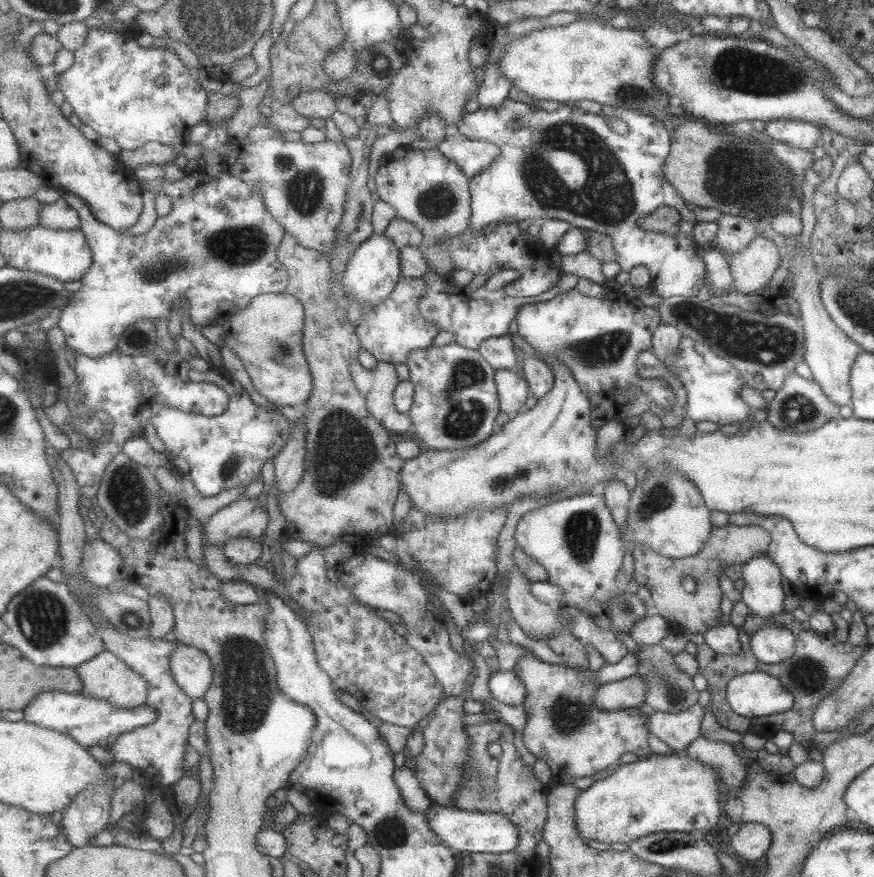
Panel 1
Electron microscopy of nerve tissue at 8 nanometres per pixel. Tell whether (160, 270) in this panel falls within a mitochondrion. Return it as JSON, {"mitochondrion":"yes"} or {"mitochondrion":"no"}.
{"mitochondrion":"yes"}

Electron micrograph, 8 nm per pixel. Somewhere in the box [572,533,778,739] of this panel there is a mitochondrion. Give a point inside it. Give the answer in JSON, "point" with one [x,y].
{"point":[674,695]}

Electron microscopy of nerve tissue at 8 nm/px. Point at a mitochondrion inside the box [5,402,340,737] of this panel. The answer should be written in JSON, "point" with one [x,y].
{"point":[41,616]}

